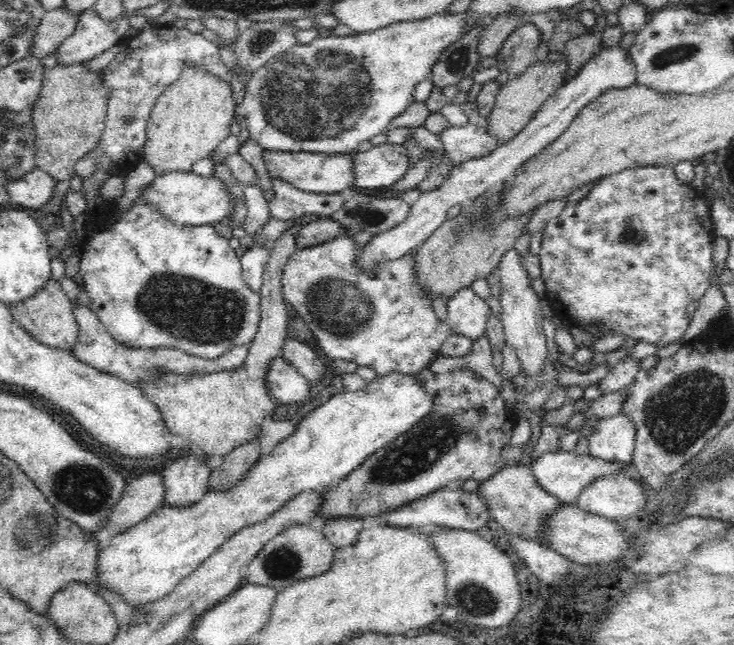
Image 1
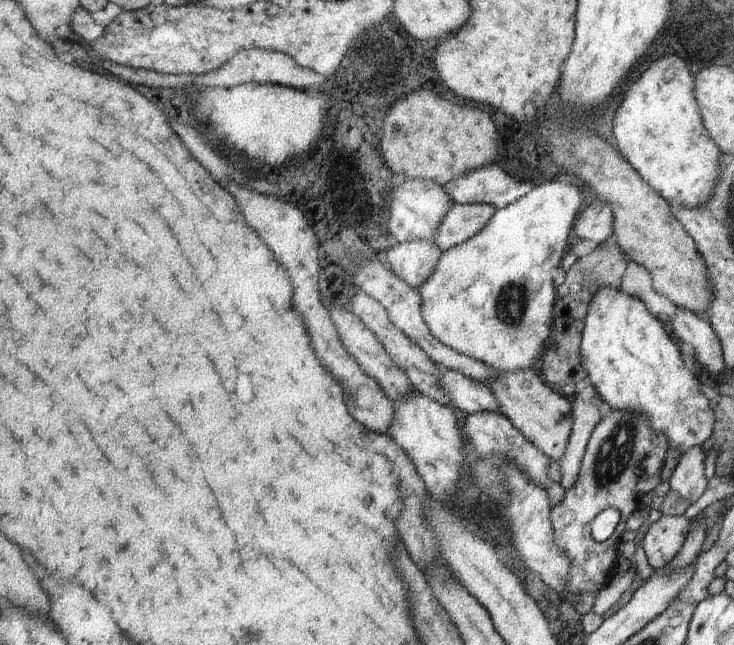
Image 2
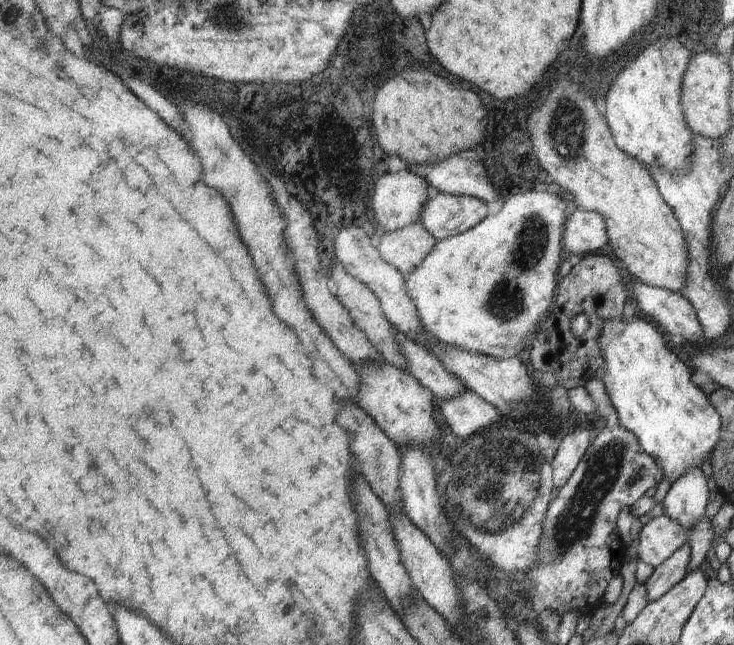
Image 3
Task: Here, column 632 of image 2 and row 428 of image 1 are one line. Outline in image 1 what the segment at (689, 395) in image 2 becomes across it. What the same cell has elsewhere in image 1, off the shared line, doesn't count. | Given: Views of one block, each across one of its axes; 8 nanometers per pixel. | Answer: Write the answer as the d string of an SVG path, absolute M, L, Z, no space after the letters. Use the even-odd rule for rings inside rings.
M401 372L377 374L362 390L343 390L341 393L335 393L330 400L326 400L326 404L306 415L284 442L279 442L266 458L262 458L254 466L254 470L251 470L244 480L238 481L228 492L207 492L202 500L187 507L156 508L148 518L125 532L118 533L108 546L98 549L97 580L90 584L90 588L100 596L103 596L104 591L118 594L131 608L142 608L150 602L161 600L244 526L263 522L270 514L284 507L290 498L295 498L308 488L312 491L320 490L320 486L328 488L333 482L348 477L370 454L384 448L394 438L418 424L418 421L429 414L439 393L428 393L424 384L416 380L415 375L402 375Z

